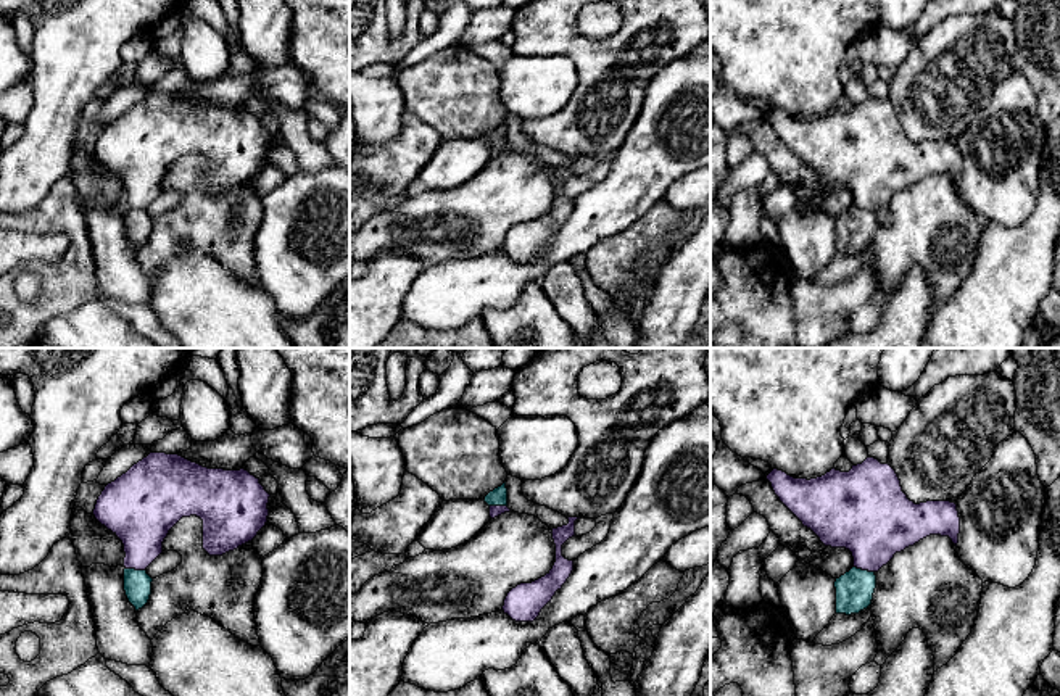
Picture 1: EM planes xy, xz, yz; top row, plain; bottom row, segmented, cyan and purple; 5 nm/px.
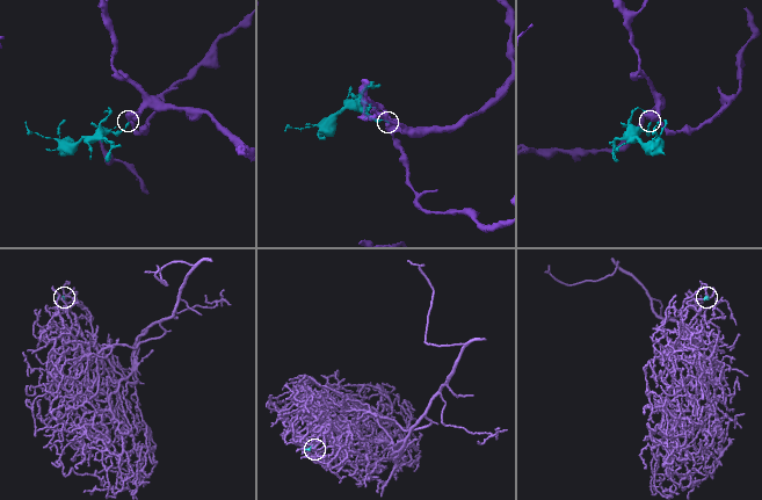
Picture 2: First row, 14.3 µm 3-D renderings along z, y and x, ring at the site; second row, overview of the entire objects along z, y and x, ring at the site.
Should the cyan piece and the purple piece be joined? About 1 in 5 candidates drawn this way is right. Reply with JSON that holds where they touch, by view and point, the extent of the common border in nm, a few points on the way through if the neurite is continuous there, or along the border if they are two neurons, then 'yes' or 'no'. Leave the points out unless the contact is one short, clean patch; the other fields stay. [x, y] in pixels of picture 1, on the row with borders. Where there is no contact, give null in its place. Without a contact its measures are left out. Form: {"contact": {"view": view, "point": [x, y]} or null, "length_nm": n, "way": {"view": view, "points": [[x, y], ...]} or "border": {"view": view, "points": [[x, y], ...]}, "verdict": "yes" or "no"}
{"contact": {"view": "yz", "point": [864, 571]}, "length_nm": 110, "border": {"view": "yz", "points": [[854, 566], [873, 572]]}, "verdict": "no"}

